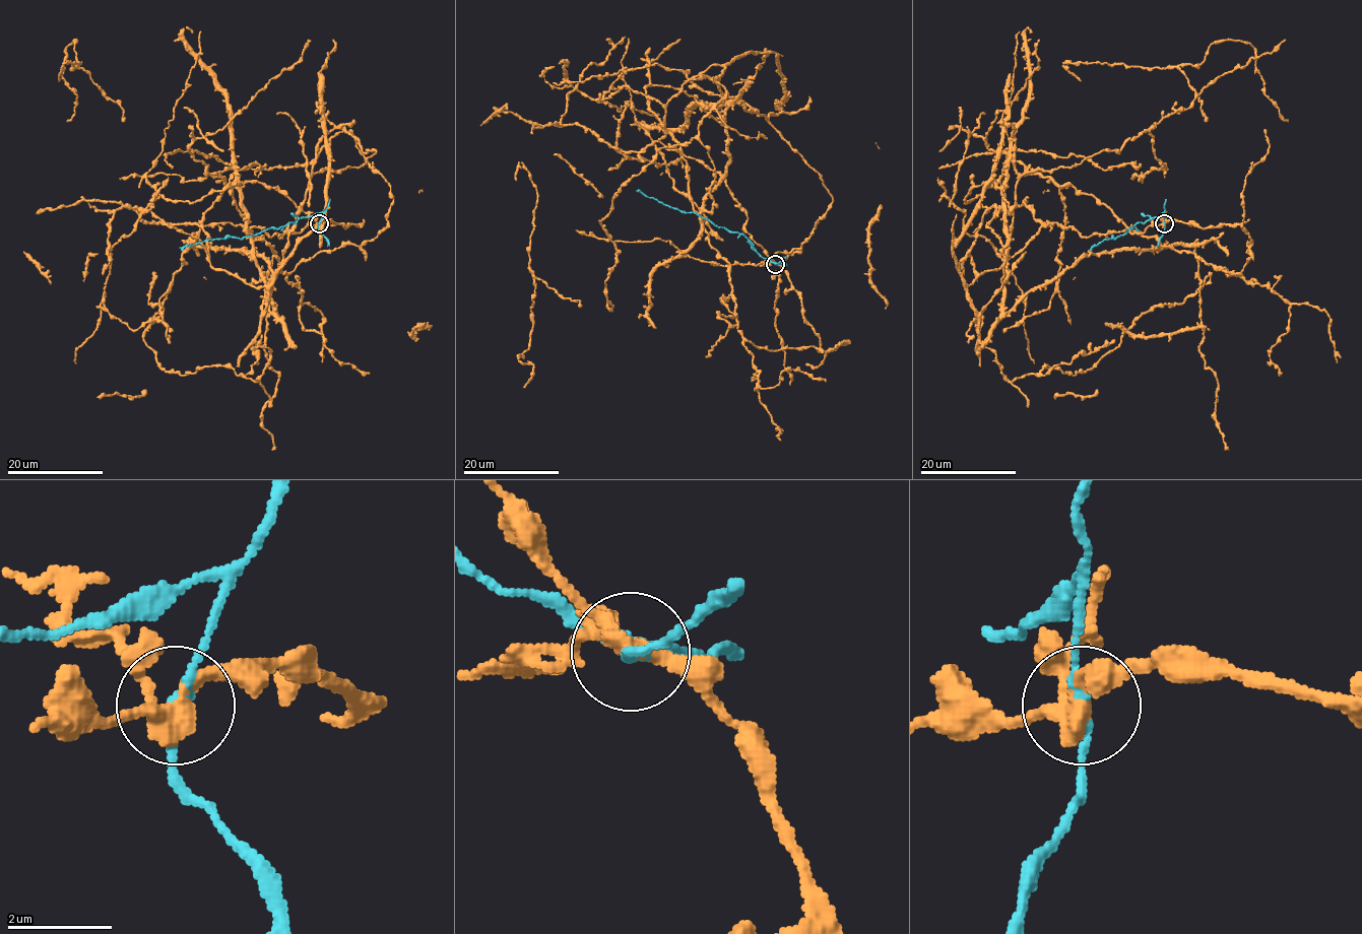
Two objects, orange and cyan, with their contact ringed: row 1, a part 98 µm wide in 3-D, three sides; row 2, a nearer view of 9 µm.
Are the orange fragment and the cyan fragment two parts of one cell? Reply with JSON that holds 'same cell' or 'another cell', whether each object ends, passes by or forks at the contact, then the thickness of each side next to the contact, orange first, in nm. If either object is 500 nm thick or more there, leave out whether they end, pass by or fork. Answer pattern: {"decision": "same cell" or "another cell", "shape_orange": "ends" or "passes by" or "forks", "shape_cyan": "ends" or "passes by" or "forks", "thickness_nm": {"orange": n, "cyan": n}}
{"decision": "another cell", "shape_orange": "forks", "shape_cyan": "passes by", "thickness_nm": {"orange": 320, "cyan": 160}}

